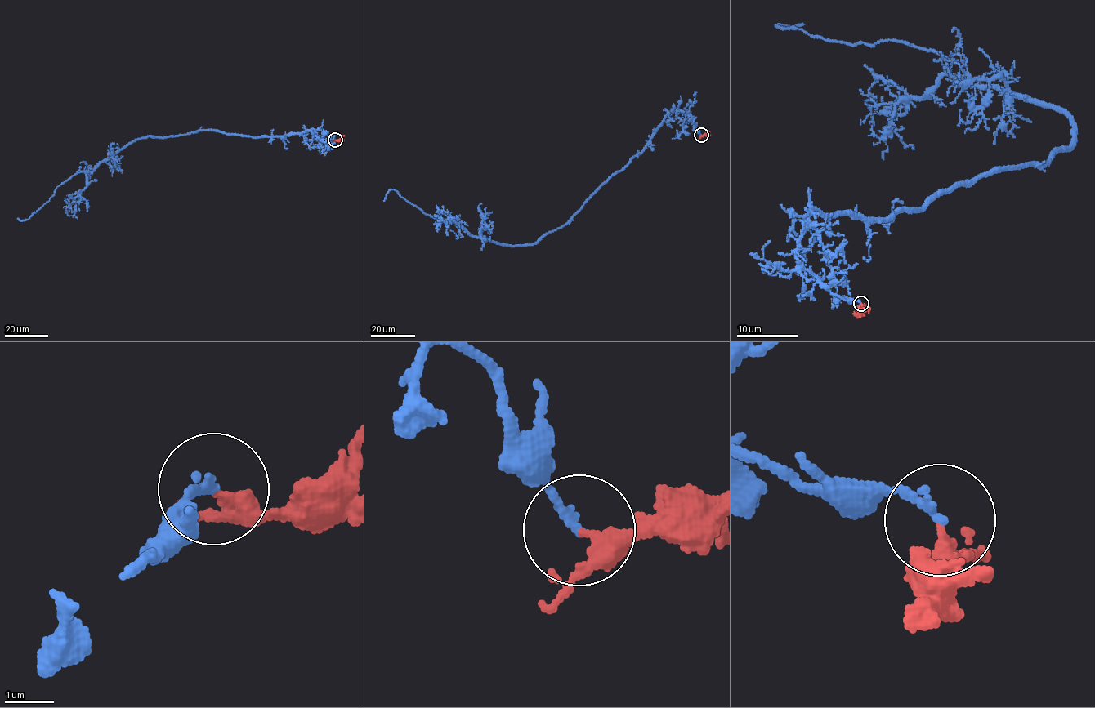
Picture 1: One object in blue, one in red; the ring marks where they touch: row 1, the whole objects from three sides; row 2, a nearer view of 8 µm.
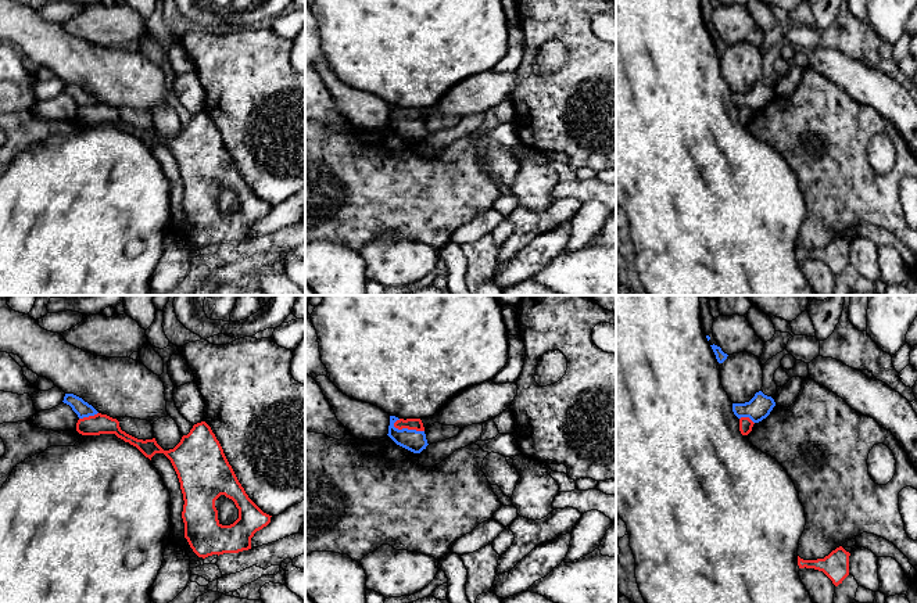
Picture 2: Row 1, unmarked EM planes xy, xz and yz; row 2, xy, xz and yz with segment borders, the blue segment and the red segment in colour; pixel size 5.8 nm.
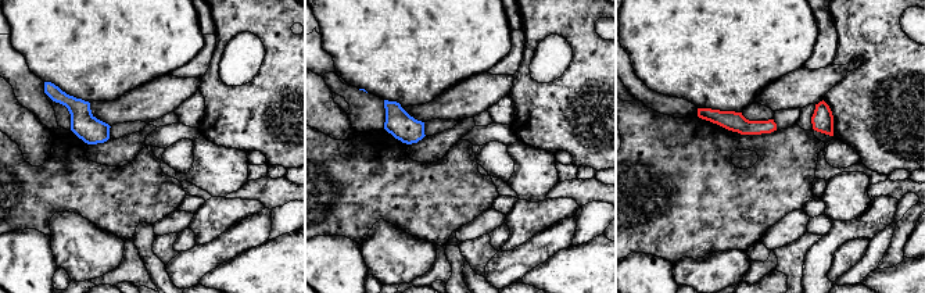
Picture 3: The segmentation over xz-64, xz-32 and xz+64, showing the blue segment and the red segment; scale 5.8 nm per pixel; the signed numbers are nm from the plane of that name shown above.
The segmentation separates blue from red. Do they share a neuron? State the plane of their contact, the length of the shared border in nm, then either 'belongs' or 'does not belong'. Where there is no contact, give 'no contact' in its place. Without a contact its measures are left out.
xz | 190 nm | does not belong

